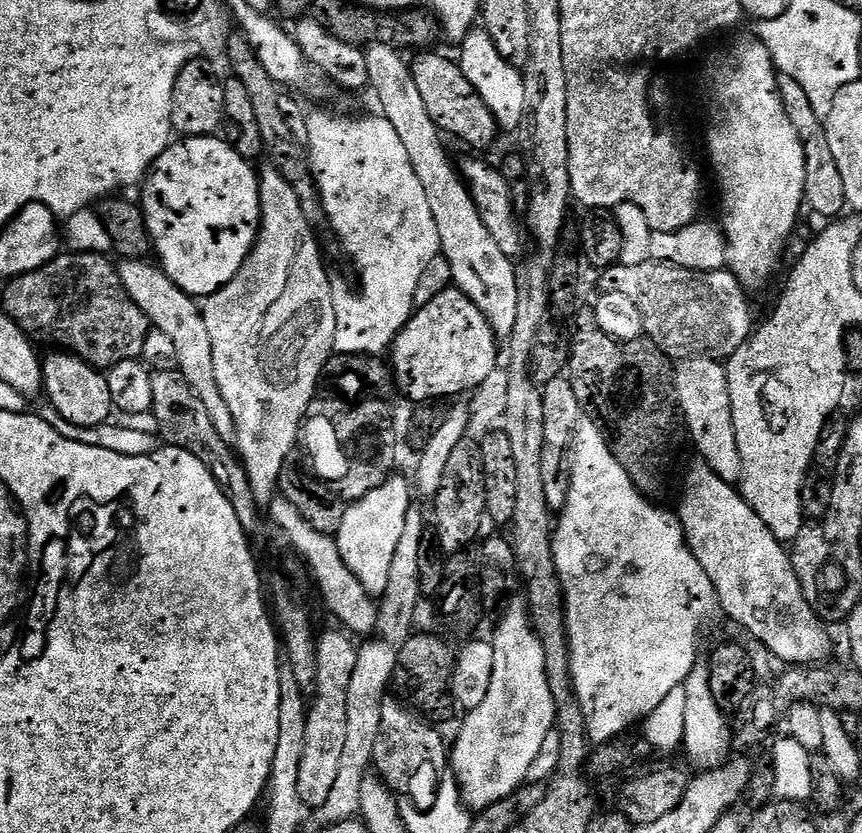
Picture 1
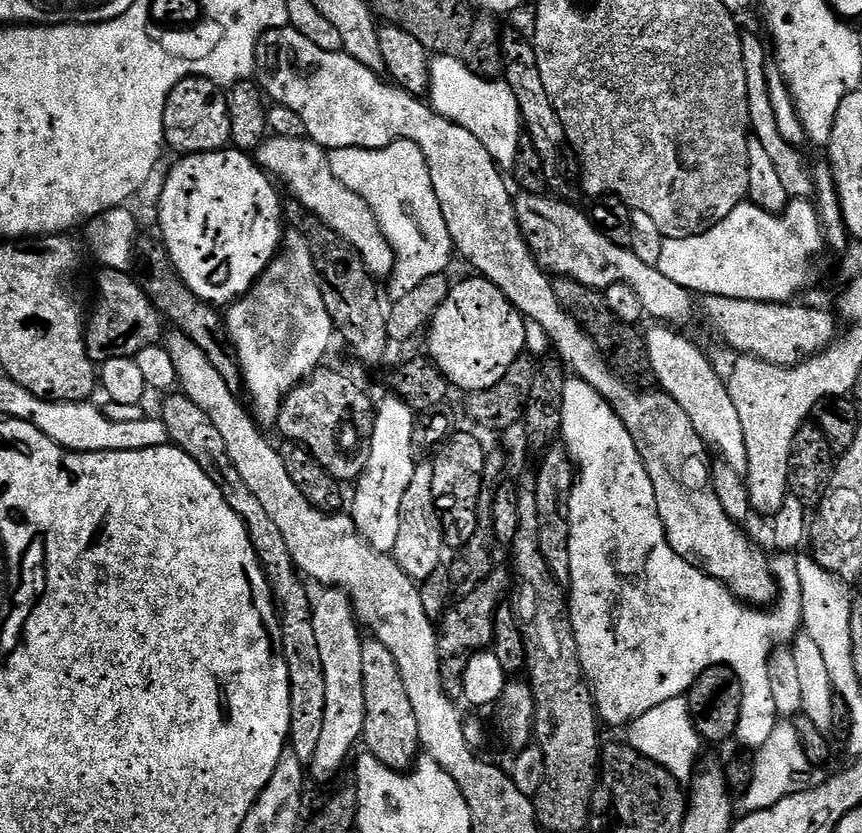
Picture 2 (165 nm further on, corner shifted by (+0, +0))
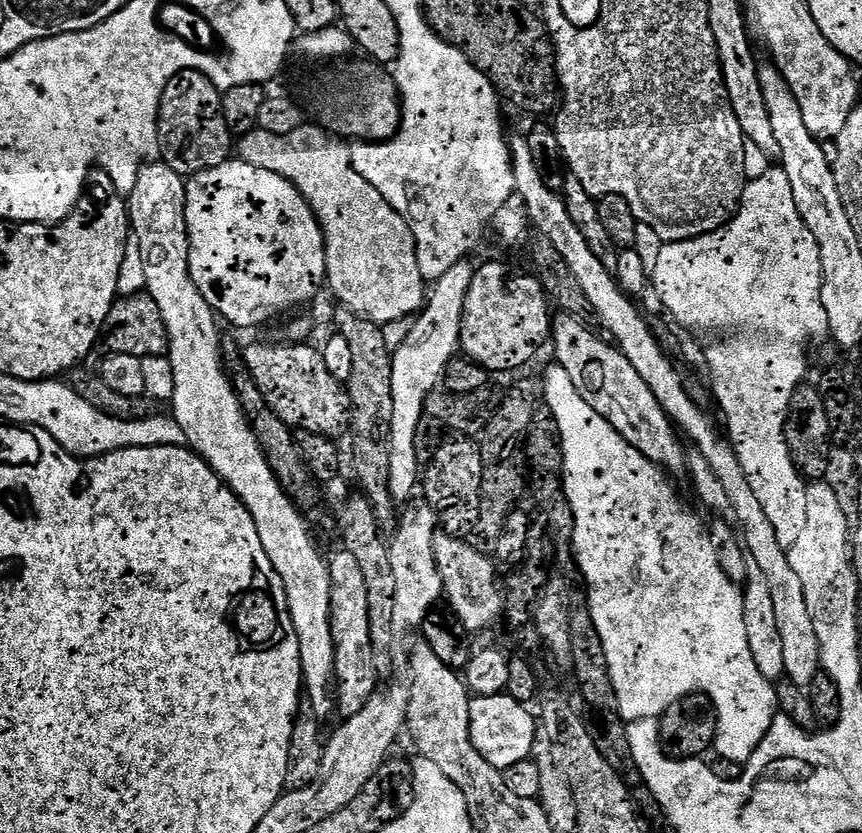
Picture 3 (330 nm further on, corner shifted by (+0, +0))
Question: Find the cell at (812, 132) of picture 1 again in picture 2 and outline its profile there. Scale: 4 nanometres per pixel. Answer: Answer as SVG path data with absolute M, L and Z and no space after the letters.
M748 34L741 35L740 42L742 44L742 62L746 70L746 86L748 87L748 122L751 135L758 142L762 142L762 147L766 149L766 154L770 154L770 159L774 162L775 169L778 170L778 179L782 182L782 186L786 186L789 197L811 197L814 192L813 177L810 175L810 172L804 169L804 160L800 157L801 153L793 148L792 145L788 144L786 138L782 138L782 134L774 122L774 110L770 106L770 94L768 93L768 72L766 71L766 67L764 68L764 48L766 52L765 43L763 46L758 37L748 36Z

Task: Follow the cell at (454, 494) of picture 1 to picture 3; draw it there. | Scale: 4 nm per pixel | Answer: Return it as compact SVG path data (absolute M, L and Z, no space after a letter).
M472 438L445 439L426 465L422 476L423 499L436 511L439 527L447 535L467 537L480 520L482 458L477 441Z

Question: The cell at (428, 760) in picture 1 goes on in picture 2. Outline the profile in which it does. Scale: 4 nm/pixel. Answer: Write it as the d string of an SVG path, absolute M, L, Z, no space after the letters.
M374 638L361 639L362 686L366 698L366 718L362 744L367 755L378 758L388 768L404 772L415 765L421 755L418 718L414 706L410 706L410 694L406 694L406 682L402 682L402 670L394 662L394 654Z

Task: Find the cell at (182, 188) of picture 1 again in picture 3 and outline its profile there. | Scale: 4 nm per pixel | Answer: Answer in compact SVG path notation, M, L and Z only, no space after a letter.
M229 158L224 164L214 166L210 170L202 170L196 176L191 177L187 181L184 193L186 194L184 213L190 238L190 274L194 278L194 286L198 286L202 298L206 298L206 302L217 317L224 319L225 316L236 328L256 328L259 324L270 323L275 316L280 316L283 312L290 311L291 308L300 308L303 304L310 303L319 294L320 288L322 292L326 284L324 235L306 198L302 198L302 194L286 178L278 174L270 174L270 170L258 170L258 166L250 166L239 158Z

